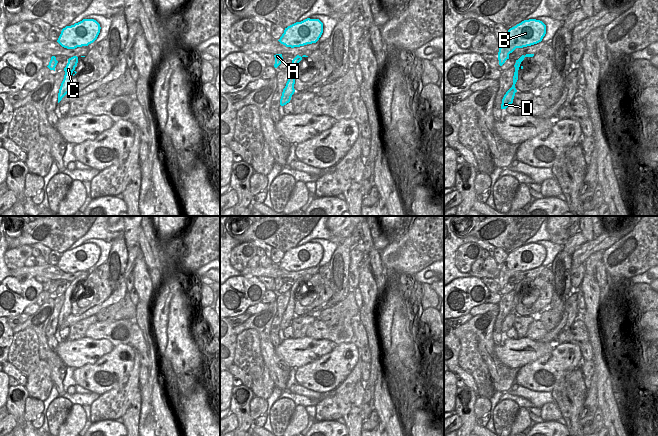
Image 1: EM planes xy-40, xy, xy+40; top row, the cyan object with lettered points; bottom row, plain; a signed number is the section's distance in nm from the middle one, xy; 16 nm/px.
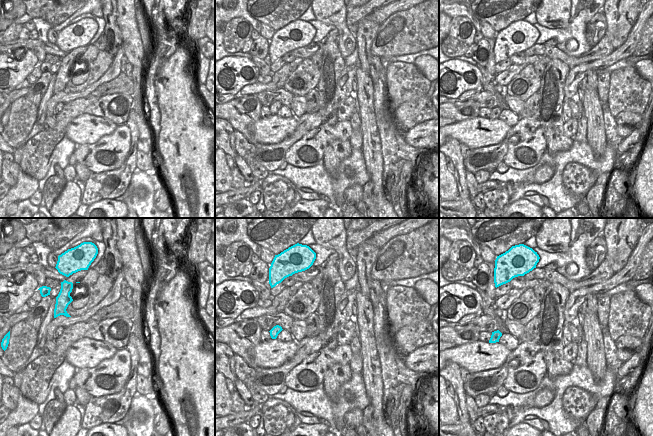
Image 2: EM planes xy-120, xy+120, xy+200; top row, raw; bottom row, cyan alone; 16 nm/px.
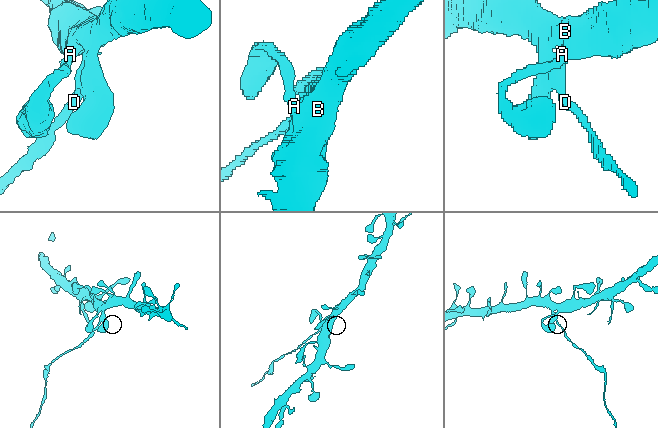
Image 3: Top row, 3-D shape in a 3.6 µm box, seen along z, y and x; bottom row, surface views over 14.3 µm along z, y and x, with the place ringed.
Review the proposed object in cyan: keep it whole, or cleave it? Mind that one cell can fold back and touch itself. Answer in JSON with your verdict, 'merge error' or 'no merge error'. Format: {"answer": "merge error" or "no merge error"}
{"answer": "merge error"}

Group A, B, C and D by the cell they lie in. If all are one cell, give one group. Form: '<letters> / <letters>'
A B C / D

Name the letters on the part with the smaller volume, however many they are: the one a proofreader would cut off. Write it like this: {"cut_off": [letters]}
{"cut_off": ["D"]}

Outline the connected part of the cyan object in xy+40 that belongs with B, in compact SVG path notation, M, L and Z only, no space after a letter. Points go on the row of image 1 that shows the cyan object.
M536 19L524 20L510 28L505 37L499 40L499 65L502 66L516 48L537 44L542 41L545 34L546 25Z

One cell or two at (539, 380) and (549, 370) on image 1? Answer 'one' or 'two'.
one

